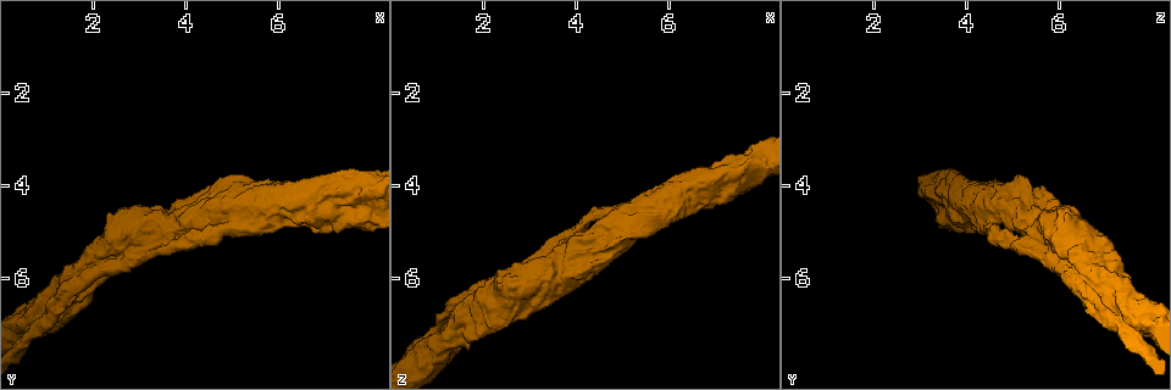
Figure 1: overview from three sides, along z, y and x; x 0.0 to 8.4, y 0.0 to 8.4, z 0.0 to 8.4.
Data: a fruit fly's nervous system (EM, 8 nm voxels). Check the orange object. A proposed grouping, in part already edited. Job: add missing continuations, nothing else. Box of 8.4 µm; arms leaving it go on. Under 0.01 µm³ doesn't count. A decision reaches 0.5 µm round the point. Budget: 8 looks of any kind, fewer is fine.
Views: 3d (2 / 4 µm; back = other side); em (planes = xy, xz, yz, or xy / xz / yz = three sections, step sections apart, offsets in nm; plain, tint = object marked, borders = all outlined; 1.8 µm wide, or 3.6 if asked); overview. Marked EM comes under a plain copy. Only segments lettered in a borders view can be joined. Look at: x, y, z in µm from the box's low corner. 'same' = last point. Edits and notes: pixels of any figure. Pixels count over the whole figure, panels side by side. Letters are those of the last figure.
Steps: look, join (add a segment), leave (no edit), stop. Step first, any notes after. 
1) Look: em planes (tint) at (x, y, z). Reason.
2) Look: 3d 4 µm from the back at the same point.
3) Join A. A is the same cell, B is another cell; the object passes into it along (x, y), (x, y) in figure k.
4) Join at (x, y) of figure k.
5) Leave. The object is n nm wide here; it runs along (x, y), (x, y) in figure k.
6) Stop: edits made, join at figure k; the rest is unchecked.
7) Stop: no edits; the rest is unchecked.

Look: em 3.6 µm xz step 8 (tint) at (5.10, 4.70, 4.55). Abrupt turn.

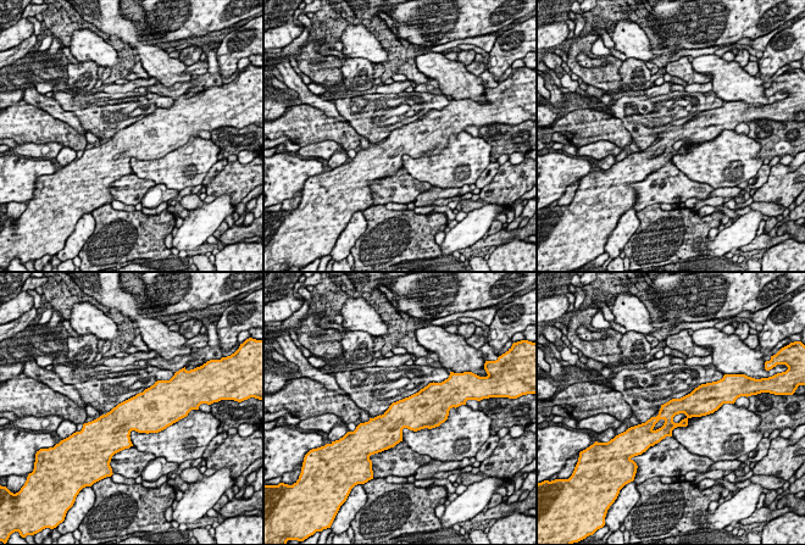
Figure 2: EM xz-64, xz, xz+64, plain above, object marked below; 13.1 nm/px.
Look: em 3.6 µm planes (borders) at the same point. Another direction.

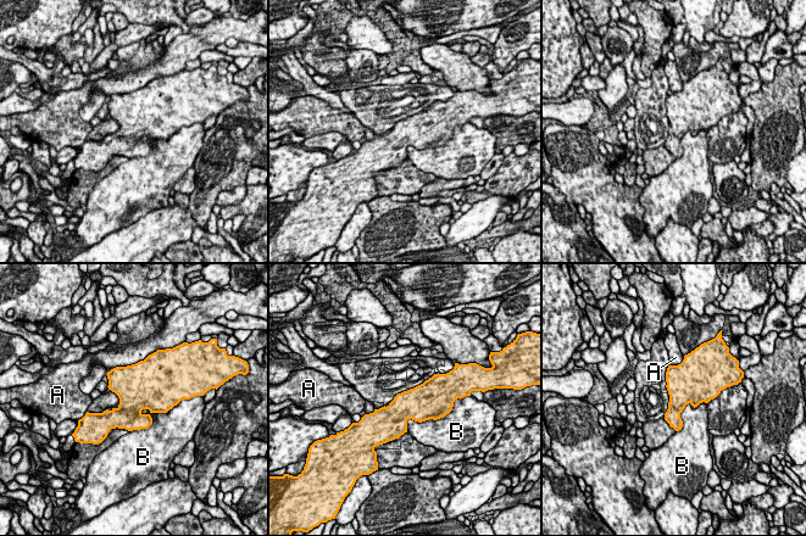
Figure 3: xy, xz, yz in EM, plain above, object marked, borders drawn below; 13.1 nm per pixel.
Leave. The object is 420 nm wide here; the longest contact is with B, 700 nm; A and B are other cells; none of them fits.

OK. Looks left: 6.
Look: 3d 4 µm at (2.70, 5.50, 5.70). Free end.

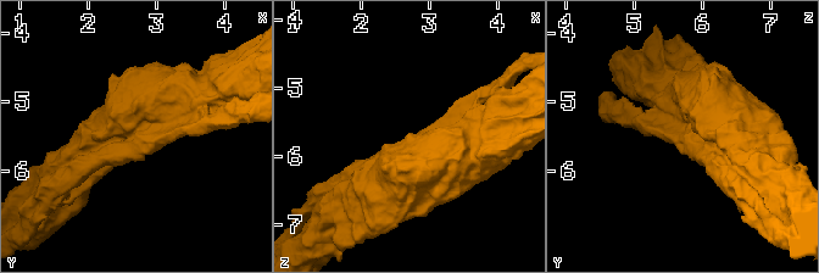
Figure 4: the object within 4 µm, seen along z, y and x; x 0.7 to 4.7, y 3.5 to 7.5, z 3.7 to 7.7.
Look: em 3.6 µm planes (borders) at (2.75, 5.55, 5.70).

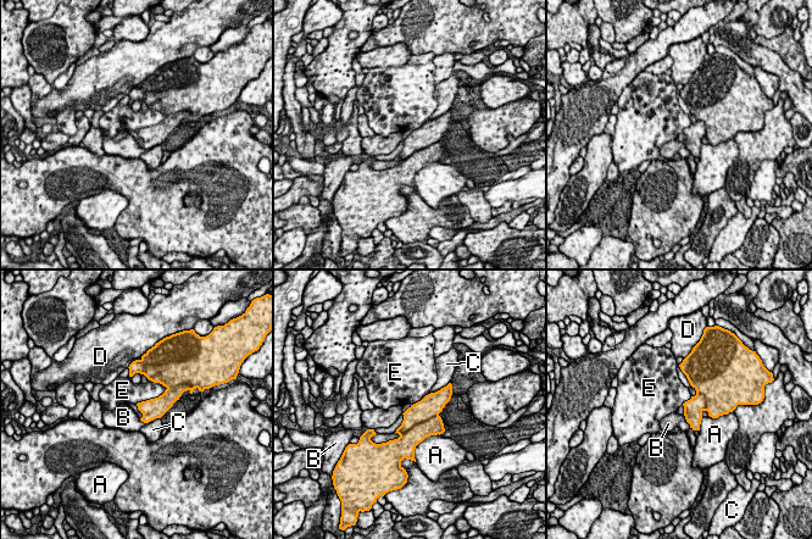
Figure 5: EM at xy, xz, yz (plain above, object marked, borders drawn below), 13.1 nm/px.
Leave. The longest contact is with E, 480 nm; A, B, C, D and E are other cells; no lettered segment goes on from it.

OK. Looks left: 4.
Look: em 3.6 µm planes (borders) at (0.65, 7.15, 7.65). Arms run side by side.

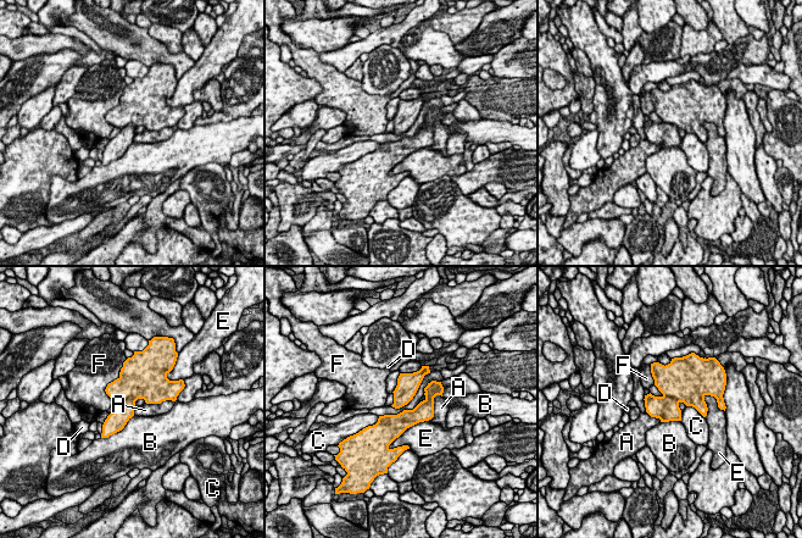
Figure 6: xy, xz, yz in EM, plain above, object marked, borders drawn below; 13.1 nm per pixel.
Leave. A, B, C, D, E and F are other cells; it runs along (434, 392), (412, 417), (377, 427) in figure 6; no lettered segment goes on from it.

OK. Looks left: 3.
Stop: no edits; the rest is unchecked.

